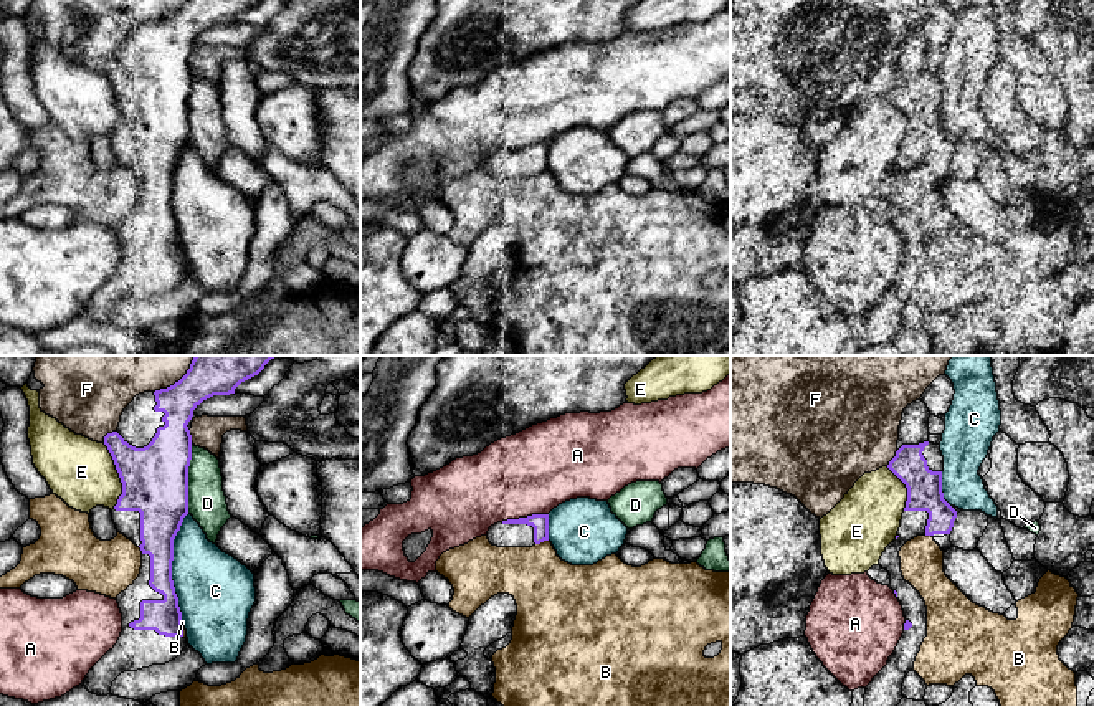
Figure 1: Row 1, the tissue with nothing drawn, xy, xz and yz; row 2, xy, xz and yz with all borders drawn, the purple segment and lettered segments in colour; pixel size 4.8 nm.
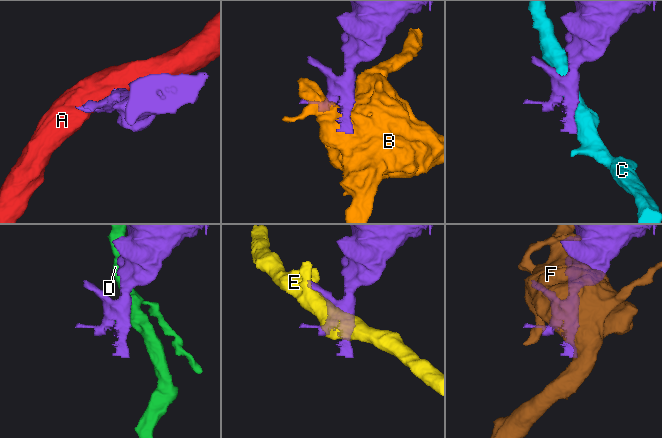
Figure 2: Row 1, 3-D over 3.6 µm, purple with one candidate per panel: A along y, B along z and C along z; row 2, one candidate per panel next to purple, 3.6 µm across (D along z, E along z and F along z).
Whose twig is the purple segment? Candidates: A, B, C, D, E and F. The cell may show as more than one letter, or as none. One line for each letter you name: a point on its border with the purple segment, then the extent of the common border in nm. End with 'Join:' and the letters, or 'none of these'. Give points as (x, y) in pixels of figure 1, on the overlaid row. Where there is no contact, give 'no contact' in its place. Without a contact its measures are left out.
Join: none of these

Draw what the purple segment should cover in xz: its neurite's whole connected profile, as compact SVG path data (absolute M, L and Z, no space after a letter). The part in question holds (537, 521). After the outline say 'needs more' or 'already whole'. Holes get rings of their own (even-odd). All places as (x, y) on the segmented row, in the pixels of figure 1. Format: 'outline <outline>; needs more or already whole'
outline M549 514L497 522L489 527L486 536L497 547L532 547L549 541Z; needs more

